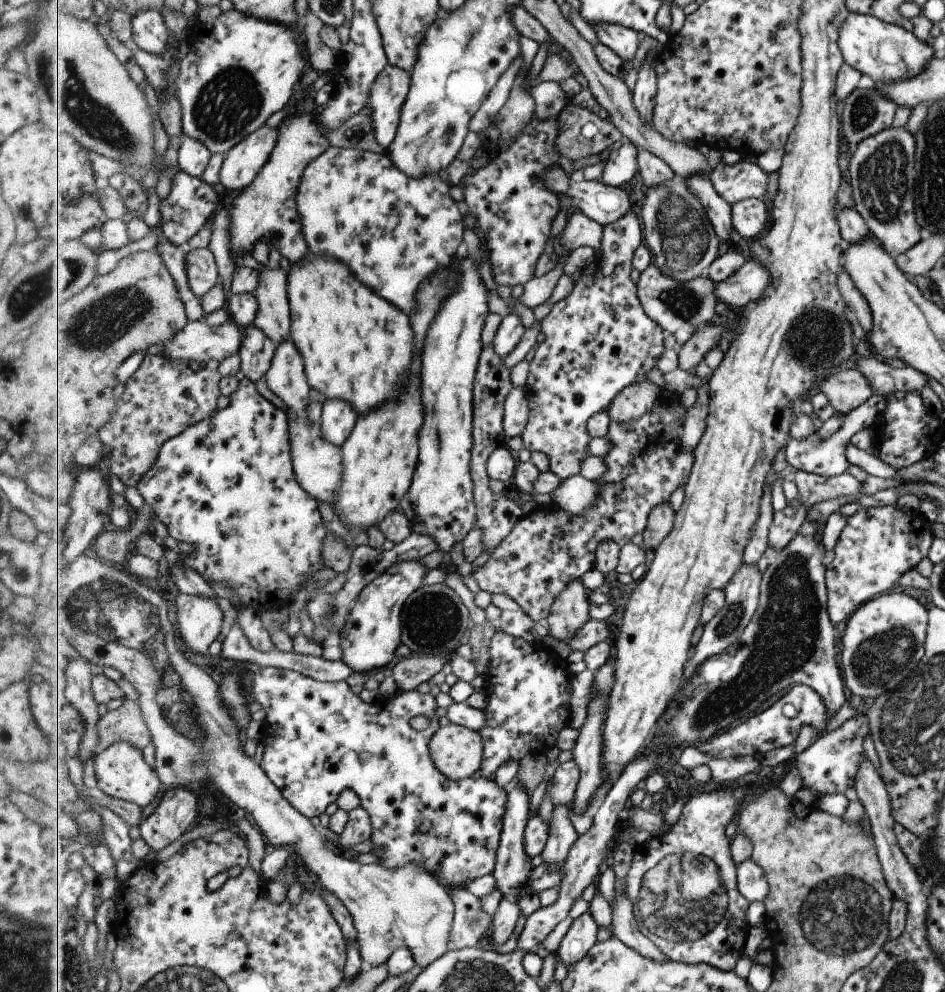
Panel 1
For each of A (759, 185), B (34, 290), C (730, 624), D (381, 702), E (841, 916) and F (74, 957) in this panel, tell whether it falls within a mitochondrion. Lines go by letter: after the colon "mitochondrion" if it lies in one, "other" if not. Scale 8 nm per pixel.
A: other
B: mitochondrion
C: mitochondrion
D: other
E: mitochondrion
F: mitochondrion

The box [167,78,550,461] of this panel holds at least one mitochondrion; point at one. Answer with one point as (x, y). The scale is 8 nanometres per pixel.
(398, 376)

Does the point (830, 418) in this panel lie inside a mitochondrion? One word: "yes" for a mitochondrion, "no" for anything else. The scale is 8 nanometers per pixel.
no

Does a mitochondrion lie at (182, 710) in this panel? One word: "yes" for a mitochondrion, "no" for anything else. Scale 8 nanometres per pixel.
yes

